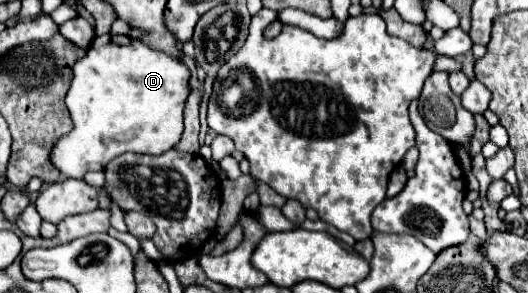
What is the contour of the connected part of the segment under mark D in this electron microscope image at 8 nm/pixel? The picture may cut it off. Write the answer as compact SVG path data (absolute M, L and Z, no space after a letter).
M111 34L97 36L87 54L73 66L73 82L65 100L73 130L53 146L53 164L69 178L83 178L85 172L103 170L107 162L125 152L165 154L175 148L183 134L183 108L189 96L189 78L191 72L187 64L161 50L143 46L141 40Z

